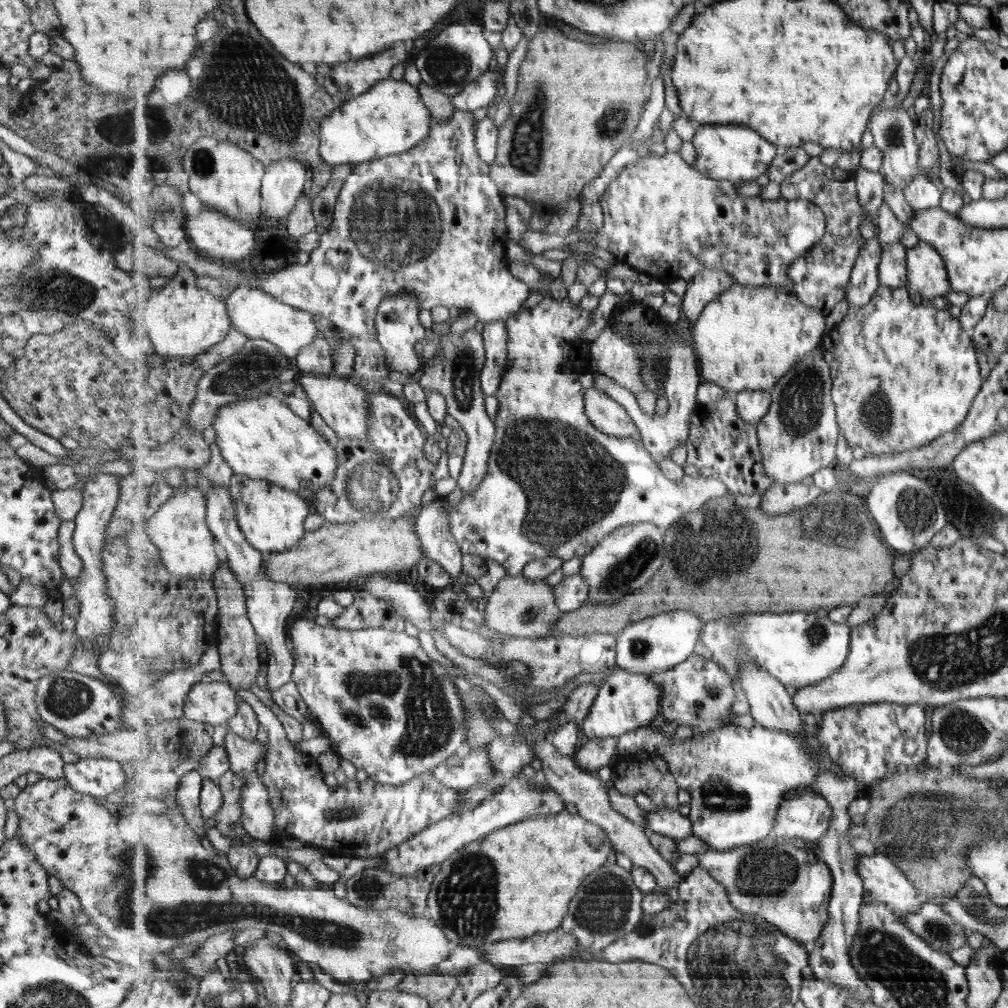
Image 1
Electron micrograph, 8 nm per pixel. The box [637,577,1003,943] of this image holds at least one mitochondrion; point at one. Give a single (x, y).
(918, 827)

